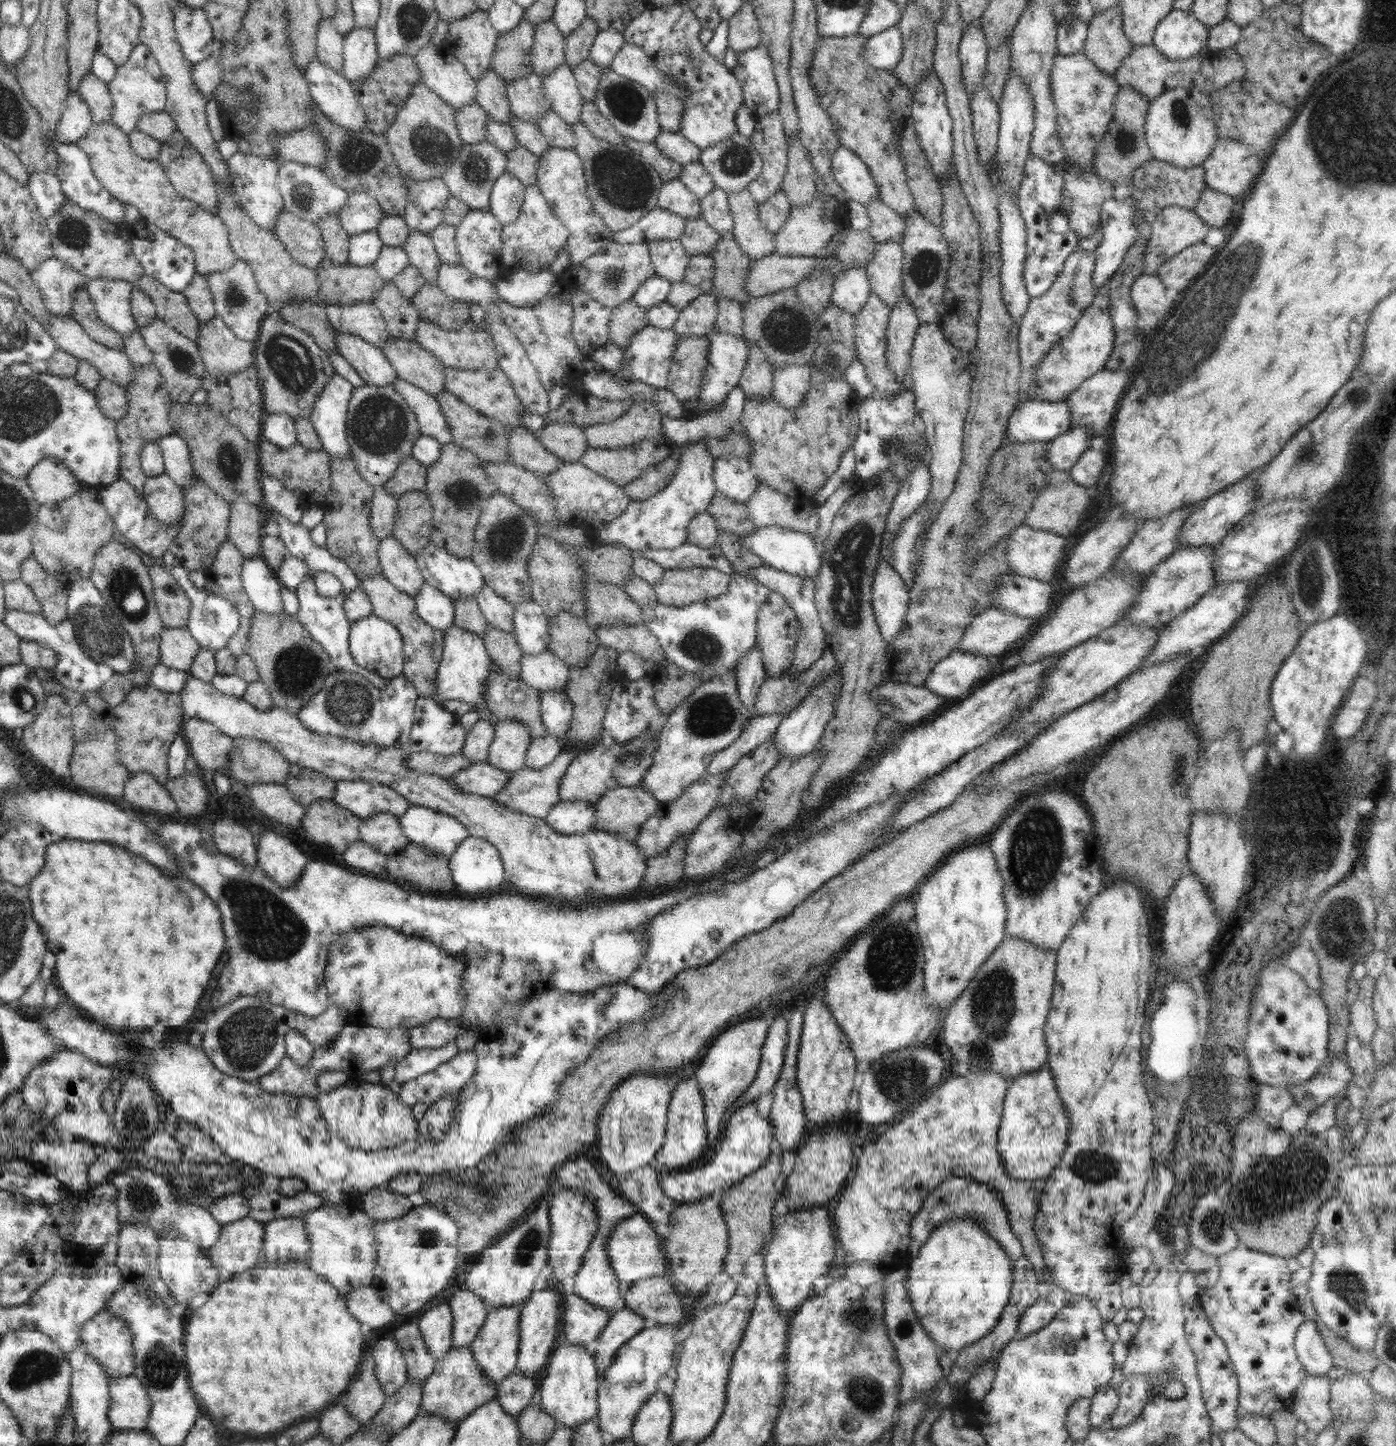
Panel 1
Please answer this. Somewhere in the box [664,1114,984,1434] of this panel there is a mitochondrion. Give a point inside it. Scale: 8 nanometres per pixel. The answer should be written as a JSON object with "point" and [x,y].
{"point":[867,1394]}

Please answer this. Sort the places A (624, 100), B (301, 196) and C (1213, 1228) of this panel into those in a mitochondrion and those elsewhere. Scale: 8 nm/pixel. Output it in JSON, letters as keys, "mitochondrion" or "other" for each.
{"A":"mitochondrion","B":"mitochondrion","C":"mitochondrion"}

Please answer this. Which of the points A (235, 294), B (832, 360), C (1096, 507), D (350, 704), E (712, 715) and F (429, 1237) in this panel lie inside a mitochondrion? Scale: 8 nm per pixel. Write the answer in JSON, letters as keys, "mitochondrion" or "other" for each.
{"A":"mitochondrion","B":"mitochondrion","C":"other","D":"mitochondrion","E":"mitochondrion","F":"mitochondrion"}

